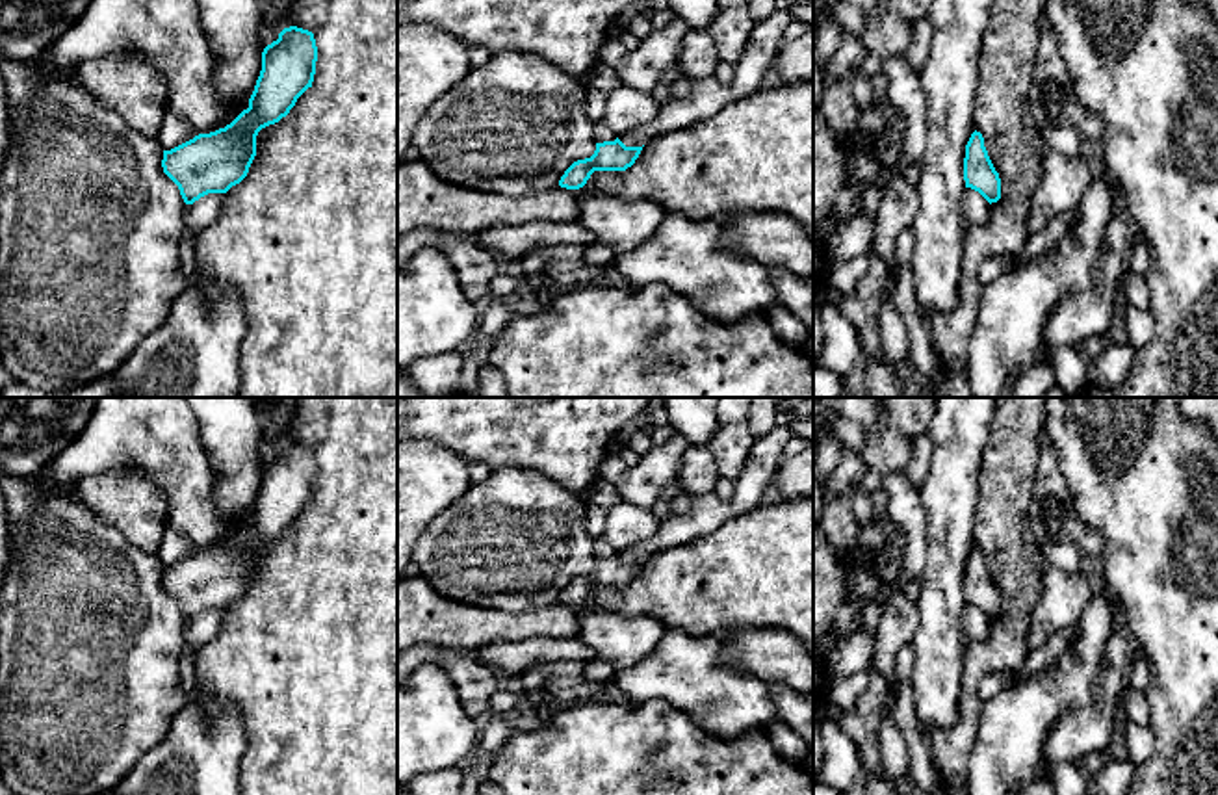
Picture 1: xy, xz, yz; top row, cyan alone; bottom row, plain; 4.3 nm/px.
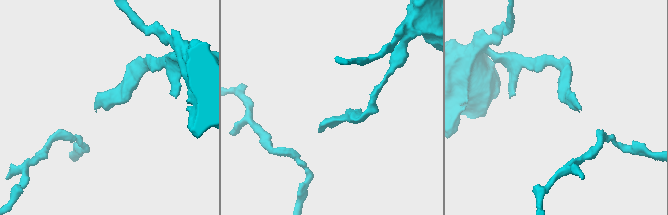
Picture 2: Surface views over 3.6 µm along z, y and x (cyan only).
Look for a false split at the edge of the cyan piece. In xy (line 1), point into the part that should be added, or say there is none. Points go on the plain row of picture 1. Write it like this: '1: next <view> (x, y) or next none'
1: next none

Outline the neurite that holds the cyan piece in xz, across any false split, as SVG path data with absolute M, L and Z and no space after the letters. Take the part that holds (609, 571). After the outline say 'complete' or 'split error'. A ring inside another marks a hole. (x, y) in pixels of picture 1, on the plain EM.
M618 554L596 559L594 570L574 578L559 596L561 604L581 607L577 637L594 650L594 659L611 663L615 671L642 661L667 632L667 626L654 617L622 617L594 604L598 587L626 587L641 567L642 563L626 563Z; split error

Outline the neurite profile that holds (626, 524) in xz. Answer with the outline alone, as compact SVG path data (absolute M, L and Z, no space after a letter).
M620 500L609 507L605 539L616 552L628 550L629 546L650 539L661 528L661 518L652 509L642 509L637 503Z

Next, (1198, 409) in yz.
M1177 398L1186 420L1207 424L1218 440L1218 398Z

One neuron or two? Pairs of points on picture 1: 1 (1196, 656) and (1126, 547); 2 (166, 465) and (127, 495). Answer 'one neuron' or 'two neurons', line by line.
1: one neuron
2: two neurons

